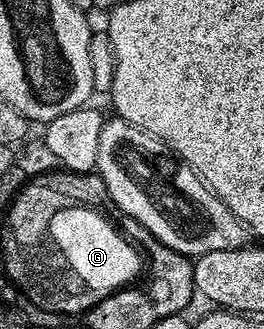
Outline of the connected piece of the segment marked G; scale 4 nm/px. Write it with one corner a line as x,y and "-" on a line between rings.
86,208
64,211
64,215
56,215
52,231
56,231
56,239
60,247
64,247
67,259
72,259
74,268
92,283
92,287
112,287
118,291
129,286
135,280
132,278
142,271
141,252
135,251
119,230
97,211

